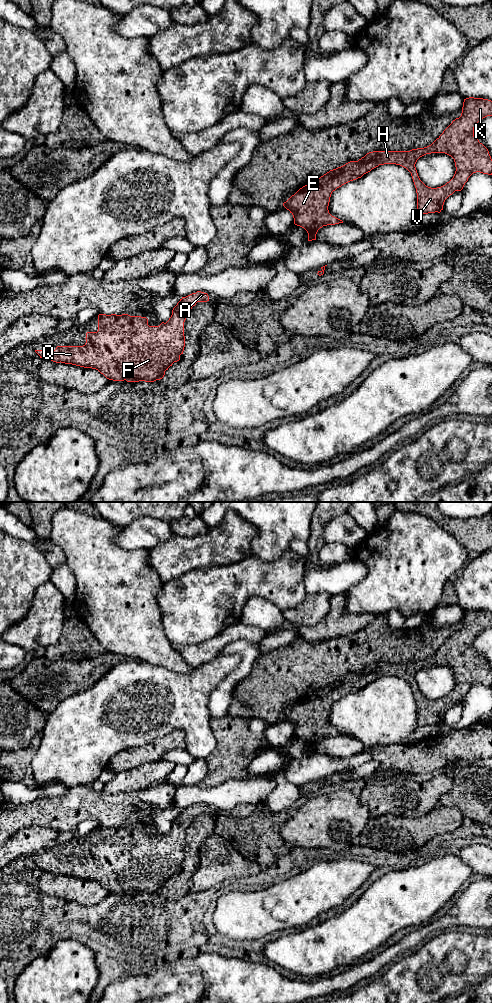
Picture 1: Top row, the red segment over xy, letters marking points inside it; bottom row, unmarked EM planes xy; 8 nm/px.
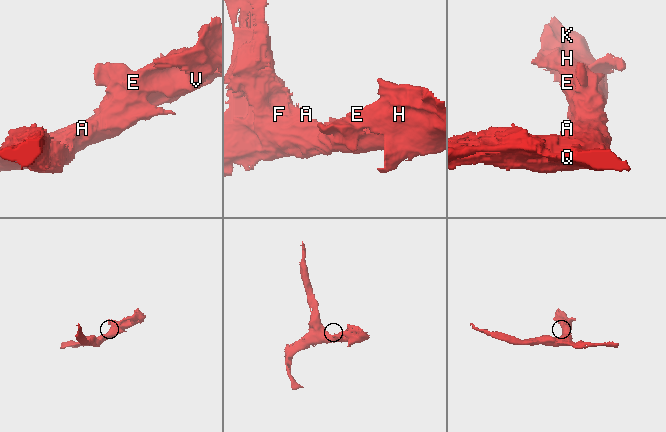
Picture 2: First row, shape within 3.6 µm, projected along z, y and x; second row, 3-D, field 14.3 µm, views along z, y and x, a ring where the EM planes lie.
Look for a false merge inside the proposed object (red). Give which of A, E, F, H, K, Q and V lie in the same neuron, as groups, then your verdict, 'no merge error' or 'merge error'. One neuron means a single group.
A E F H K Q V; no merge error

